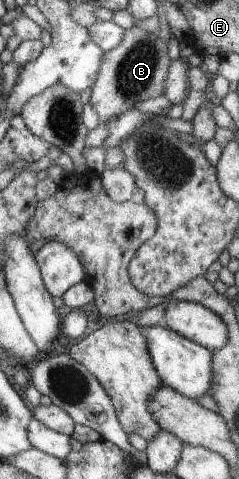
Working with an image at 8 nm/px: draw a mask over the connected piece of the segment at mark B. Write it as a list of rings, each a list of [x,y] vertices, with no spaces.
[[[136,22],[123,32],[121,45],[104,51],[101,69],[93,84],[90,104],[100,117],[99,126],[88,131],[85,138],[85,149],[105,144],[108,136],[107,122],[116,115],[122,115],[136,102],[144,102],[163,94],[165,80],[171,59],[168,57],[167,42],[158,37],[158,32],[148,33]]]

